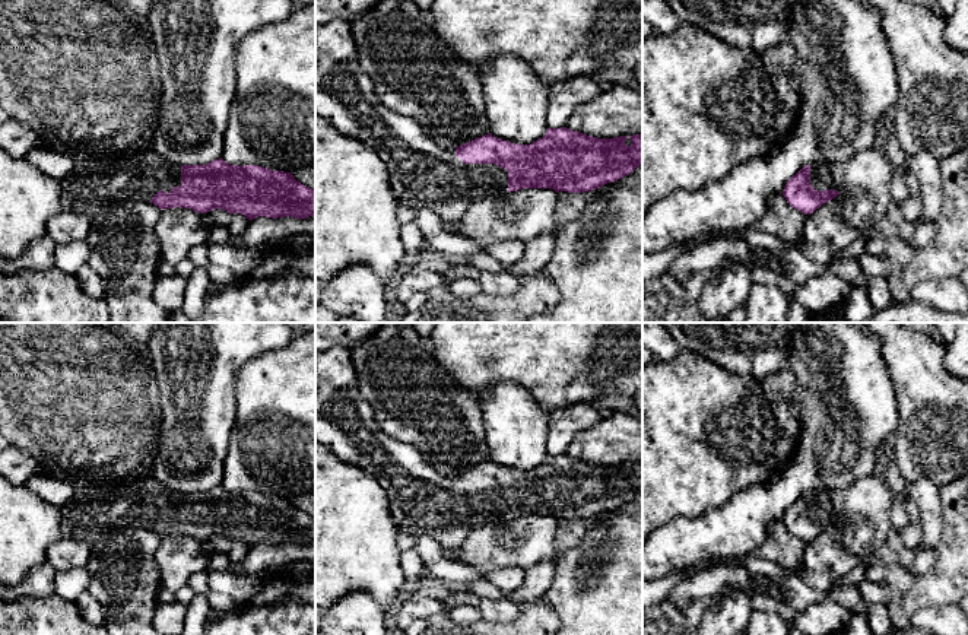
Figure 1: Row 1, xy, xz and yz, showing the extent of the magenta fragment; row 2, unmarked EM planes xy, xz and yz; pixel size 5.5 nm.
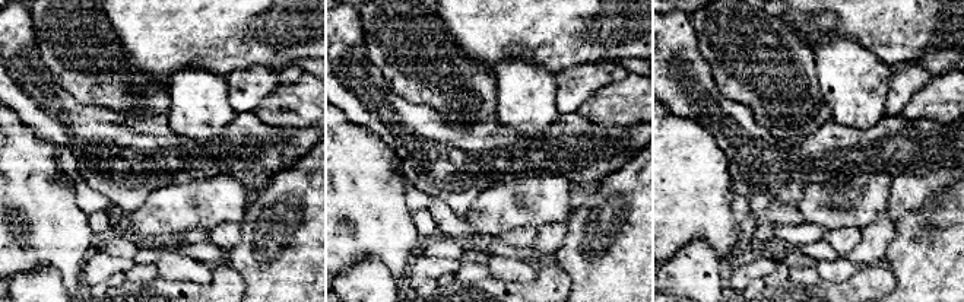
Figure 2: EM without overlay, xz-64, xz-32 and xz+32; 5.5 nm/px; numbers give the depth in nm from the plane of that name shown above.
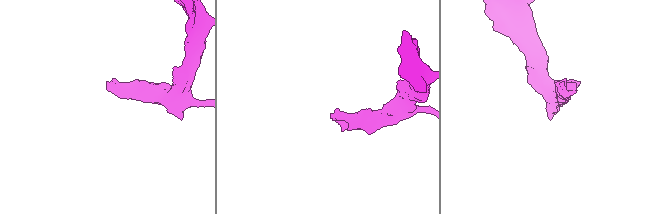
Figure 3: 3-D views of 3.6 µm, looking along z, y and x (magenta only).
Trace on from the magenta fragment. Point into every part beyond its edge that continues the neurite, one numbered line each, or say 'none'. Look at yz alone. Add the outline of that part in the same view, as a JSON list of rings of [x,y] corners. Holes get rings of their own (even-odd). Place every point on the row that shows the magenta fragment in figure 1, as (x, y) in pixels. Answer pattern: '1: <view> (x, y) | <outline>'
1: yz (824, 175) | [[[819,162],[810,165],[810,184],[815,190],[841,190],[844,180],[844,166],[842,163],[828,163]]]

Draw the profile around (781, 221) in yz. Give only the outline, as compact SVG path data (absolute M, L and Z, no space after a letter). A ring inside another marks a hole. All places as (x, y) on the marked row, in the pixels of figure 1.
M777 194L771 199L767 215L752 229L791 241L797 247L803 236L806 216L791 207L783 194Z

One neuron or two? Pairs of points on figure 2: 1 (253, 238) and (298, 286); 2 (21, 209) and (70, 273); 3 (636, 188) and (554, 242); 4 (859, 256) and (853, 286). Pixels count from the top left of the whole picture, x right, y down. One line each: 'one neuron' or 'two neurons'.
1: one neuron
2: one neuron
3: two neurons
4: two neurons

